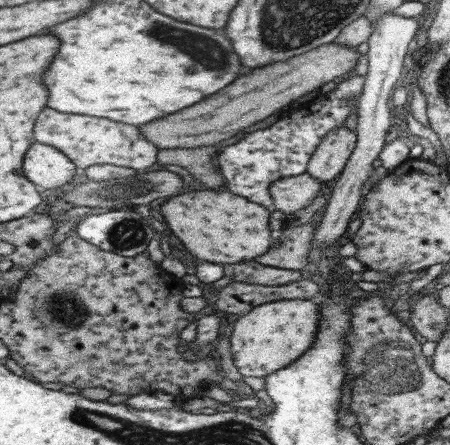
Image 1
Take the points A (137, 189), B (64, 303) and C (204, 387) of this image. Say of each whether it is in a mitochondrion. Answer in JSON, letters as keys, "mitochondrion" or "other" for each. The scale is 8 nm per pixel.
{"A":"mitochondrion","B":"mitochondrion","C":"other"}

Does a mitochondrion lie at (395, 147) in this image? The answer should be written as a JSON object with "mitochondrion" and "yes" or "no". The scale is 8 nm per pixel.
{"mitochondrion":"no"}

